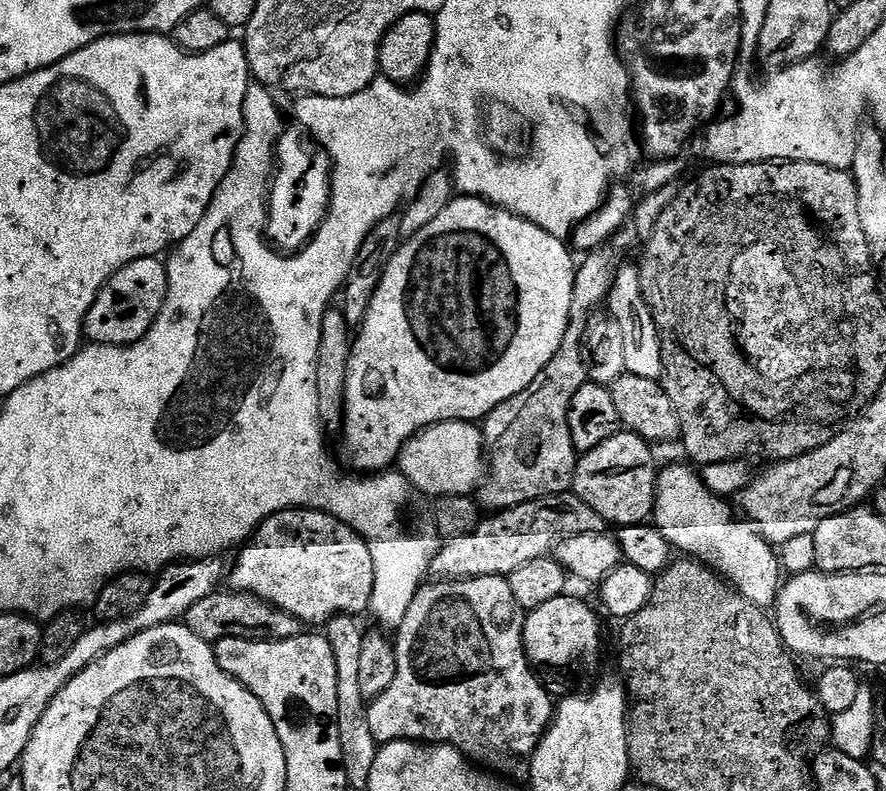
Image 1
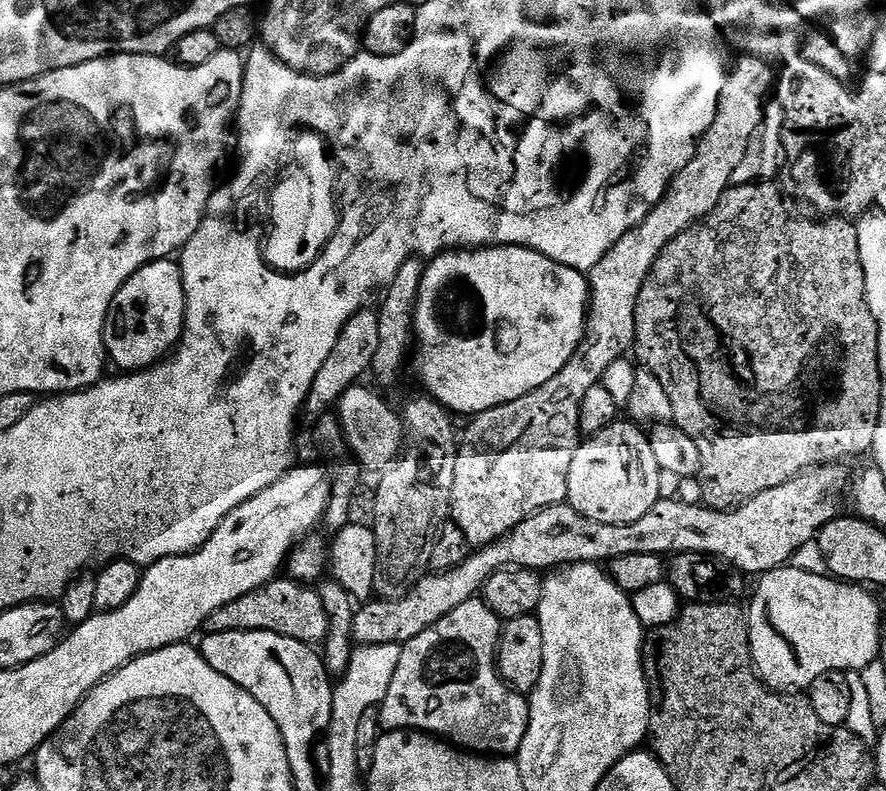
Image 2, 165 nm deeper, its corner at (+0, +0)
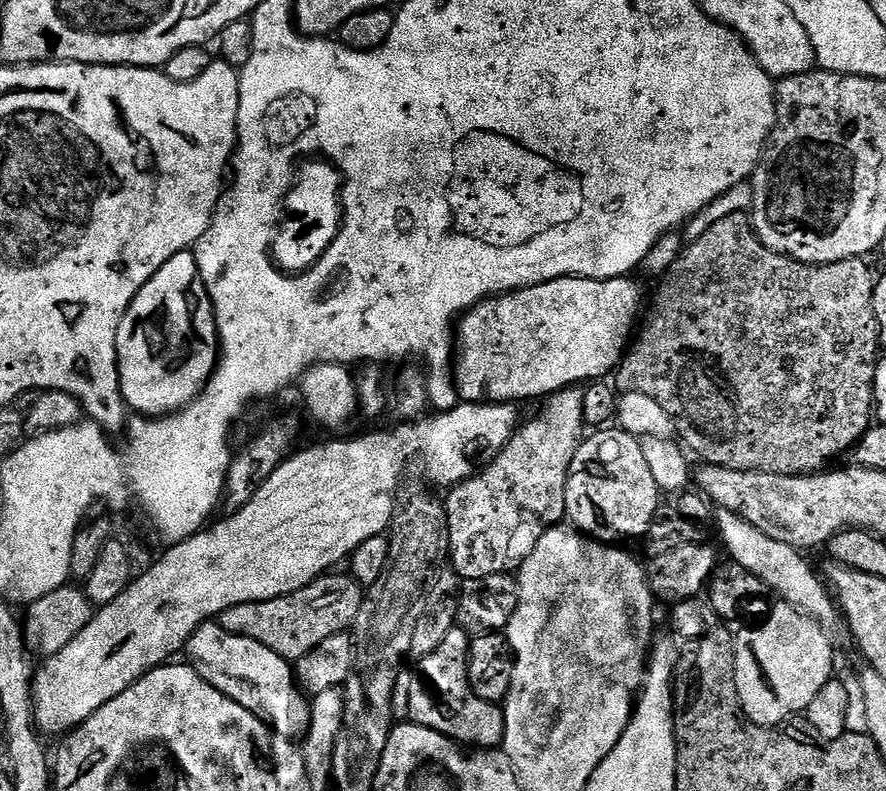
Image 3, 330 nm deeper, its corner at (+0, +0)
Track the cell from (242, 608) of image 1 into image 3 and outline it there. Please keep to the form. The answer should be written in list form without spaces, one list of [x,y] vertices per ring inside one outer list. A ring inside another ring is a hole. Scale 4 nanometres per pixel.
[[[332,575],[319,576],[313,584],[282,598],[230,606],[218,617],[218,623],[230,634],[254,638],[254,642],[270,646],[270,650],[284,660],[298,661],[310,654],[318,642],[326,642],[326,638],[355,625],[356,615],[366,595],[365,589],[351,575]]]

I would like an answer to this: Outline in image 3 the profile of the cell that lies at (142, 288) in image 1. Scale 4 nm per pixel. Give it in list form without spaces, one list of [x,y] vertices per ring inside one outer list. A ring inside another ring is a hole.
[[[186,251],[174,254],[174,258],[170,258],[170,262],[166,262],[166,266],[162,266],[162,270],[158,270],[132,299],[118,326],[116,361],[124,403],[131,411],[132,408],[136,411],[133,413],[144,418],[159,418],[181,411],[198,399],[208,384],[216,371],[220,346],[216,335],[216,312],[212,309],[212,299],[207,295],[196,257],[191,251]]]

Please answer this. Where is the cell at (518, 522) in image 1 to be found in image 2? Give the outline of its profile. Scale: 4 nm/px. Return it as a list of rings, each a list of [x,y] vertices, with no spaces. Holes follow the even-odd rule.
[[[843,463],[838,464],[821,464],[818,468],[811,468],[808,472],[803,472],[801,476],[795,476],[790,482],[782,482],[782,486],[774,486],[774,490],[762,490],[762,494],[758,494],[754,498],[750,498],[742,506],[732,508],[728,512],[715,512],[710,507],[701,506],[698,504],[687,504],[682,502],[679,498],[661,498],[654,506],[650,506],[650,510],[646,510],[646,514],[642,514],[642,518],[638,518],[638,522],[630,522],[629,524],[607,524],[606,522],[594,522],[590,518],[586,518],[582,514],[578,514],[578,510],[574,510],[571,504],[565,502],[563,504],[555,504],[549,508],[544,508],[540,512],[534,513],[526,522],[518,525],[510,534],[506,534],[500,540],[496,540],[492,544],[488,544],[485,548],[475,549],[465,560],[457,566],[451,568],[448,572],[432,572],[431,574],[422,577],[420,581],[412,589],[407,592],[400,600],[381,600],[379,598],[373,599],[371,602],[364,602],[355,609],[355,616],[353,618],[353,632],[352,639],[357,645],[361,644],[398,644],[405,645],[410,638],[418,638],[418,634],[422,634],[422,630],[430,630],[430,626],[434,626],[434,622],[438,622],[442,618],[446,618],[446,614],[450,614],[450,610],[458,610],[458,606],[462,606],[462,602],[467,600],[475,600],[484,591],[484,583],[490,579],[495,572],[499,572],[502,568],[531,568],[533,570],[556,570],[561,566],[571,566],[574,564],[598,564],[603,565],[605,562],[610,562],[614,558],[622,558],[626,554],[654,554],[655,556],[667,557],[669,554],[677,554],[681,552],[696,552],[698,555],[711,556],[716,560],[723,562],[725,565],[731,566],[739,573],[750,574],[763,574],[774,570],[775,568],[785,567],[791,561],[792,555],[798,550],[800,546],[804,546],[811,540],[817,539],[820,535],[820,530],[825,528],[828,523],[836,519],[840,508],[840,491],[847,489],[850,484],[850,475]]]

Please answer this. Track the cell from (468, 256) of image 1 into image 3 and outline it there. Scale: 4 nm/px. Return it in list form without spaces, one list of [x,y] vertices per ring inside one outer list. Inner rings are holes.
[[[563,276],[545,284],[520,288],[517,292],[506,292],[503,296],[489,296],[488,299],[481,300],[470,311],[459,317],[458,327],[454,332],[454,383],[456,391],[459,392],[461,401],[470,404],[507,404],[509,402],[521,402],[520,400],[537,399],[536,401],[539,401],[541,398],[551,396],[553,392],[561,392],[563,388],[580,386],[585,382],[599,381],[601,378],[607,377],[604,375],[608,371],[611,373],[624,359],[624,354],[630,347],[630,341],[633,339],[634,329],[637,327],[641,312],[640,288],[632,281],[632,278],[587,280],[584,276]]]

